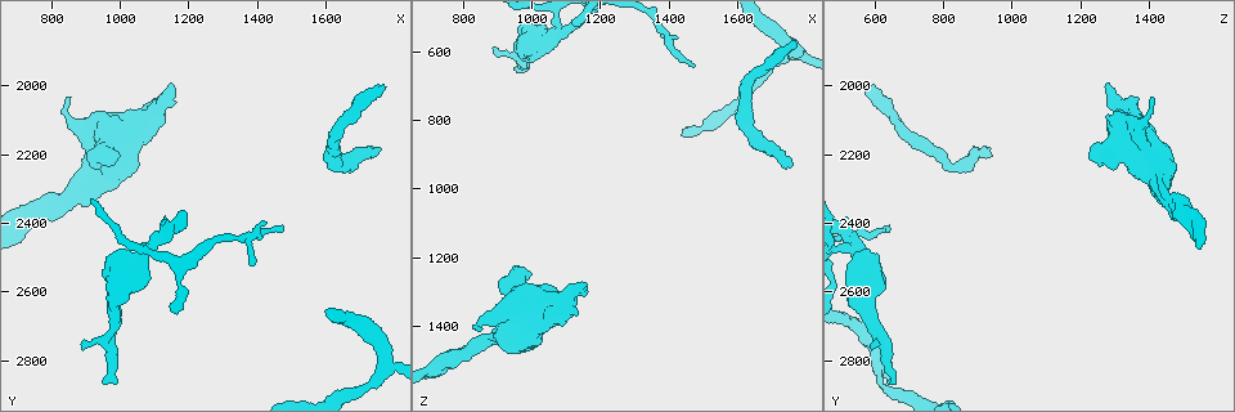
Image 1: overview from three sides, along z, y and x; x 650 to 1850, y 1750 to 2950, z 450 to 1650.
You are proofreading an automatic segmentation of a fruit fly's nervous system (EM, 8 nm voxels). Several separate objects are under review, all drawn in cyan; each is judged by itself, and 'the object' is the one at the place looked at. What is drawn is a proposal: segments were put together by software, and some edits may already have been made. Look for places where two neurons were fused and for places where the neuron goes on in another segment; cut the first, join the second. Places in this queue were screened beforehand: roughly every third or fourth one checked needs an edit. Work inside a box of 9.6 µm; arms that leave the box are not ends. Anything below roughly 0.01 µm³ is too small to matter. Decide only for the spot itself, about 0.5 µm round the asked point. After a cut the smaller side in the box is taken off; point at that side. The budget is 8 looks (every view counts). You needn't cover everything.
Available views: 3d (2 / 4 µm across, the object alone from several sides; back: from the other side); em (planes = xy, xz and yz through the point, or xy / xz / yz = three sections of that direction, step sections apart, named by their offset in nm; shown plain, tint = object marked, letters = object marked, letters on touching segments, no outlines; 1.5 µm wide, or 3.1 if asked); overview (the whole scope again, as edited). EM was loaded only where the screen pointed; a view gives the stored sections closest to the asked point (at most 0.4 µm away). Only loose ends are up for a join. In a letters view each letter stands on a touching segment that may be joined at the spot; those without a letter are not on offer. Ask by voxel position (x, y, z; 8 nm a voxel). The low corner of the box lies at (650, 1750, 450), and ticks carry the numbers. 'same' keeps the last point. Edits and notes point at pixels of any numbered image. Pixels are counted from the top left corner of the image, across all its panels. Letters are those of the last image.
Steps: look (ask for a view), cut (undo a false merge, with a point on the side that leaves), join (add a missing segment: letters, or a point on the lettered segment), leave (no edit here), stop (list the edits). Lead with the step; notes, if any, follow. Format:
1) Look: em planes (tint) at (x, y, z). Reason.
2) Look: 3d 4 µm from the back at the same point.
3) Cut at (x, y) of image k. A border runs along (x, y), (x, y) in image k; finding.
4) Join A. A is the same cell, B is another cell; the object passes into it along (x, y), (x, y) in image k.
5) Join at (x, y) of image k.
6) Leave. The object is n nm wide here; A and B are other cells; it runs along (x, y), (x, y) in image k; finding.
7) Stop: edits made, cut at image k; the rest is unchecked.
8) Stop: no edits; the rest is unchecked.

Look: 3d 4 µm at (860, 2030, 1410). An open end.

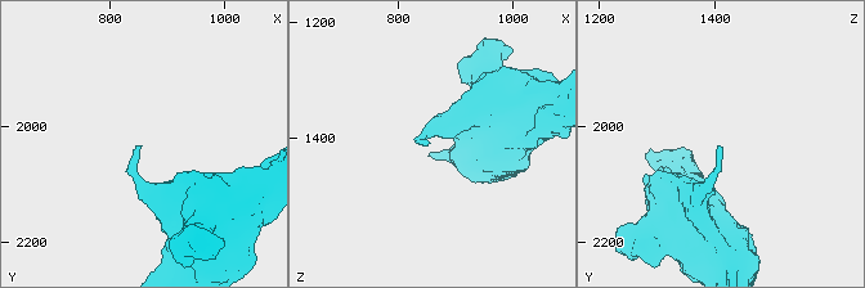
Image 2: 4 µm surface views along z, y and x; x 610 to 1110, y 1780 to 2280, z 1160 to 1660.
Look: em planes (letters) at (855, 2040, 1405). Need the tissue.

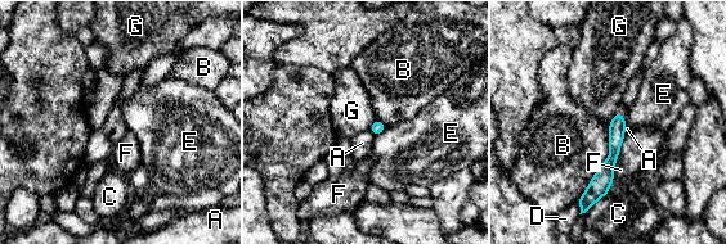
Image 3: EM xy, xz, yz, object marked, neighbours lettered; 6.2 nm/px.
Leave. A, B, C, D, E, F and G are other cells; it runs along (622, 118), (597, 195) in image 3; no lettered segment goes on from it.

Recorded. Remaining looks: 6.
Look: em planes (tint) at (1770, 2000, 560).

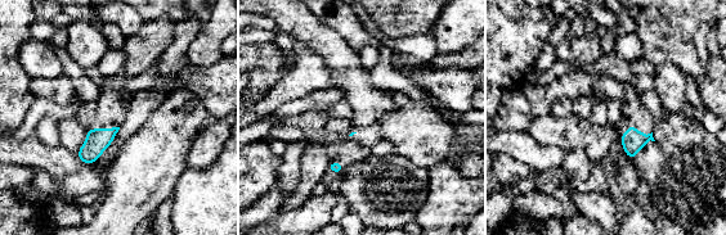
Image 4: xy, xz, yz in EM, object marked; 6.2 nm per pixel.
Look: em planes (letters) at the same point.

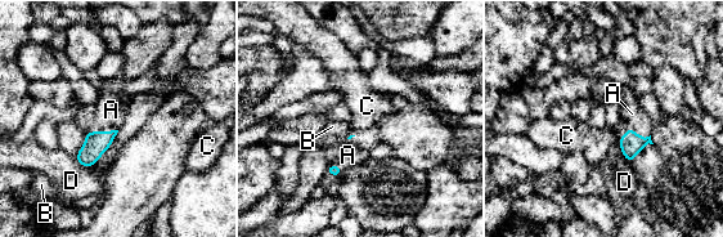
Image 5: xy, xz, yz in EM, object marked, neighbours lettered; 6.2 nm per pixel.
Join A. A is the same cell, B, C and D are other cells; the object passes into it along (97, 143), (102, 132), (111, 110) in image 5; it goes on there.

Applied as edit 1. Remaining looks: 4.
Look: 3d 2 µm at (950, 2870, 660). Branch stops here.

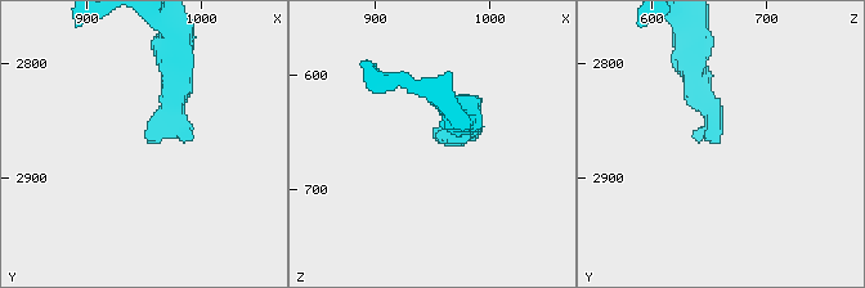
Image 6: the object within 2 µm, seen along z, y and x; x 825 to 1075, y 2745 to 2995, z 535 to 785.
Look: em planes (letters) at (952, 2870, 658).

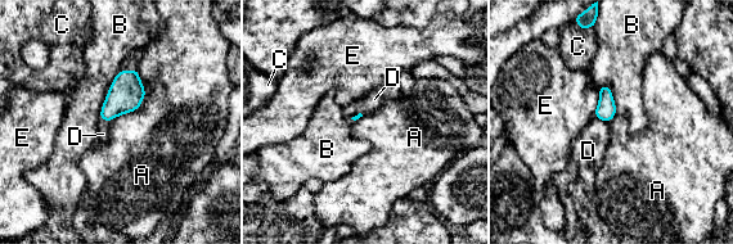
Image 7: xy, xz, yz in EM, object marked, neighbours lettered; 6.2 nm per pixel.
Join D. D is the same cell, A, B, C and E are other cells; the object passes into it along (606, 111), (602, 120), (588, 150) in image 7; it goes on there.

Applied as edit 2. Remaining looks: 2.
Look: em yz step 8 (letters) at (1150, 2000, 1280). Thick end.

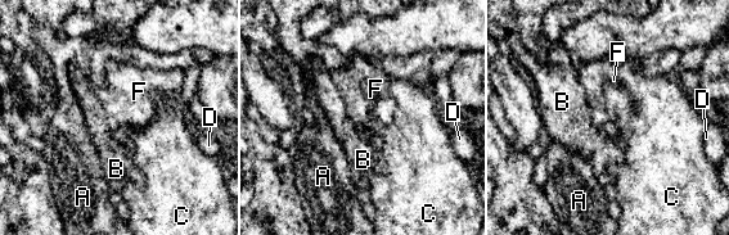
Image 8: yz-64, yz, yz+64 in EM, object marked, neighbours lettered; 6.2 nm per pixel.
Look: em planes (letters) at the same point.

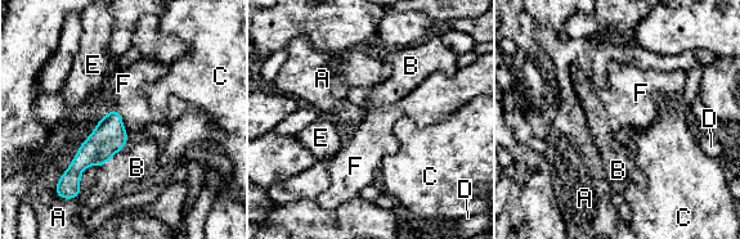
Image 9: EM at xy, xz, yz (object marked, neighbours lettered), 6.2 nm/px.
Join B. B is the same cell, A, C, D, E and F are other cells; the object passes into it along (110, 136), (115, 152), (137, 167) in image 9; it goes on there.

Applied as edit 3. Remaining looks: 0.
Stop: edits made, join at image 5, join at image 7, join at image 9; the rest is unchecked.

